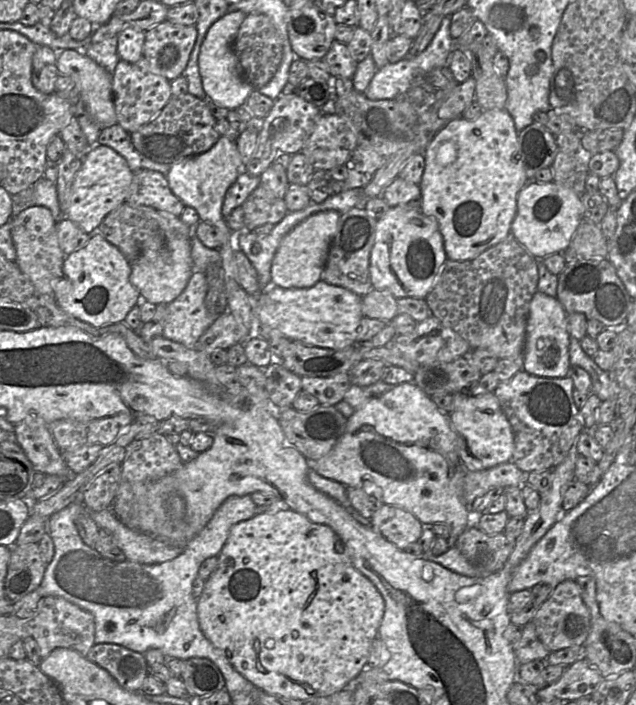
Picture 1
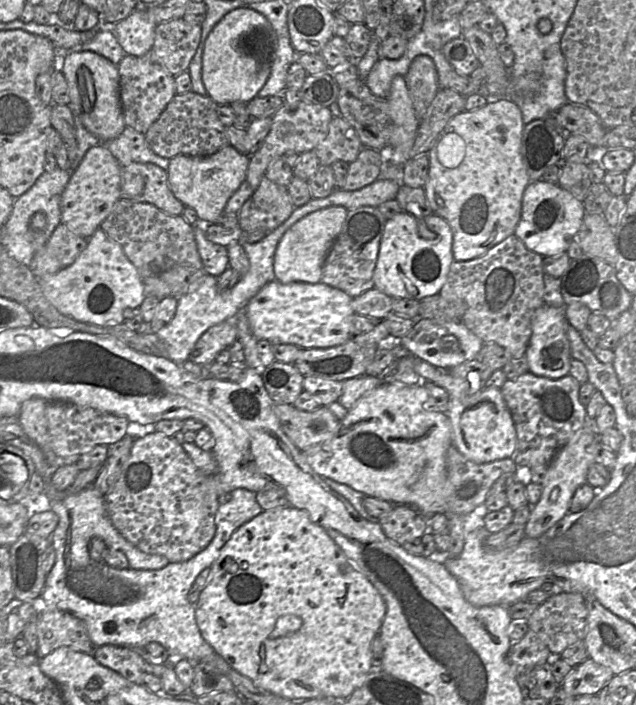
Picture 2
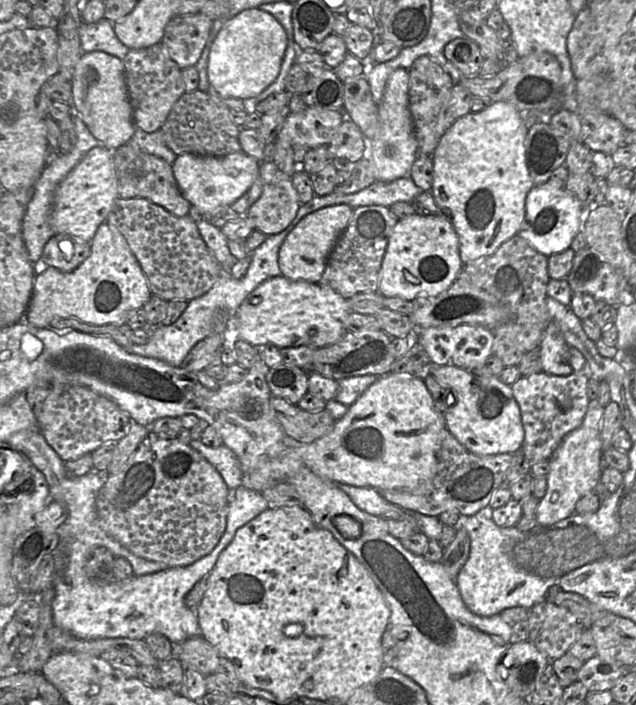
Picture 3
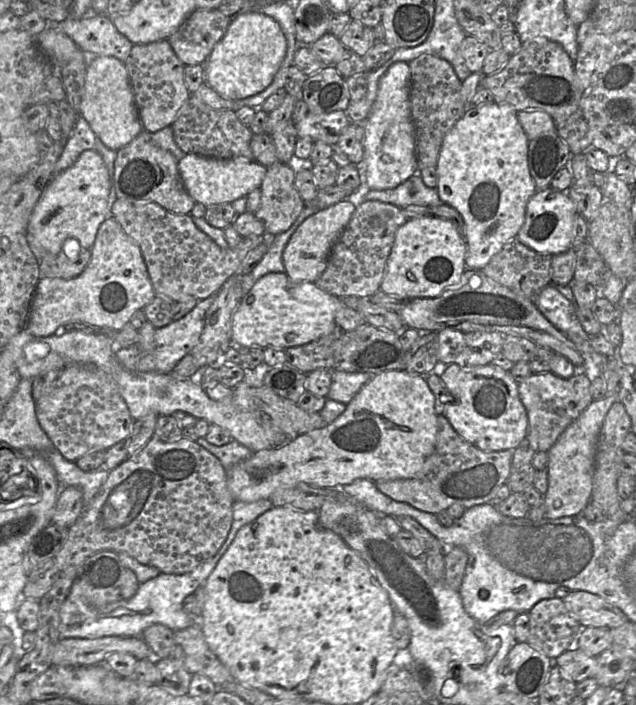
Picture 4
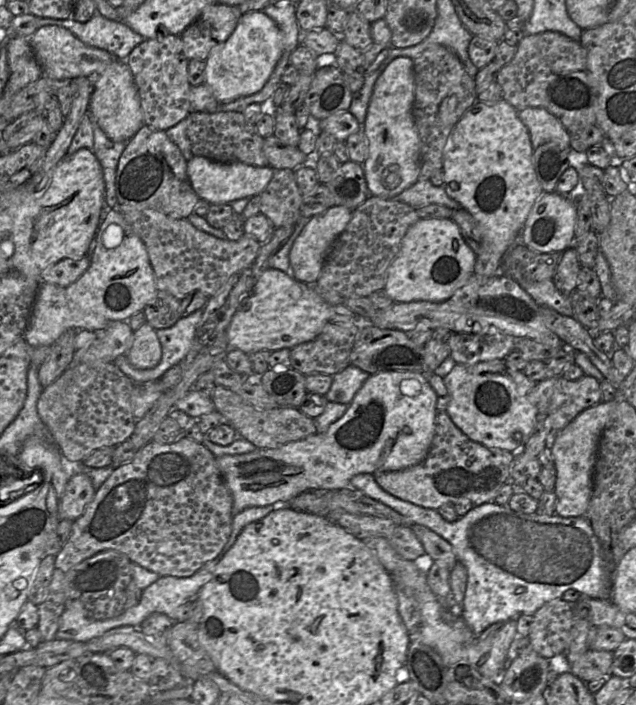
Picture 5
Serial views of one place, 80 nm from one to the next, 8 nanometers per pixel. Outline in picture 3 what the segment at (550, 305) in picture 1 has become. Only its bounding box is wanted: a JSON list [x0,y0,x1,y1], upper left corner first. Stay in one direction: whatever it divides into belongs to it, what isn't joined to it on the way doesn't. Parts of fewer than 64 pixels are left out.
[538,320,573,376]

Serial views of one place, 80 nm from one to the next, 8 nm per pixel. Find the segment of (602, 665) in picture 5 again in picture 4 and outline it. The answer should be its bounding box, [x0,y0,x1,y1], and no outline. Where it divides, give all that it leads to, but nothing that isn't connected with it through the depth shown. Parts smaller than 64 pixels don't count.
[555,650,596,683]

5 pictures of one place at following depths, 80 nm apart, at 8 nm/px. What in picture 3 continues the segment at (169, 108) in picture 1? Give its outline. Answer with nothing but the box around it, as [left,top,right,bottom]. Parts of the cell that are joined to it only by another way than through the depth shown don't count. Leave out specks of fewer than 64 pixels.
[160,90,241,156]

